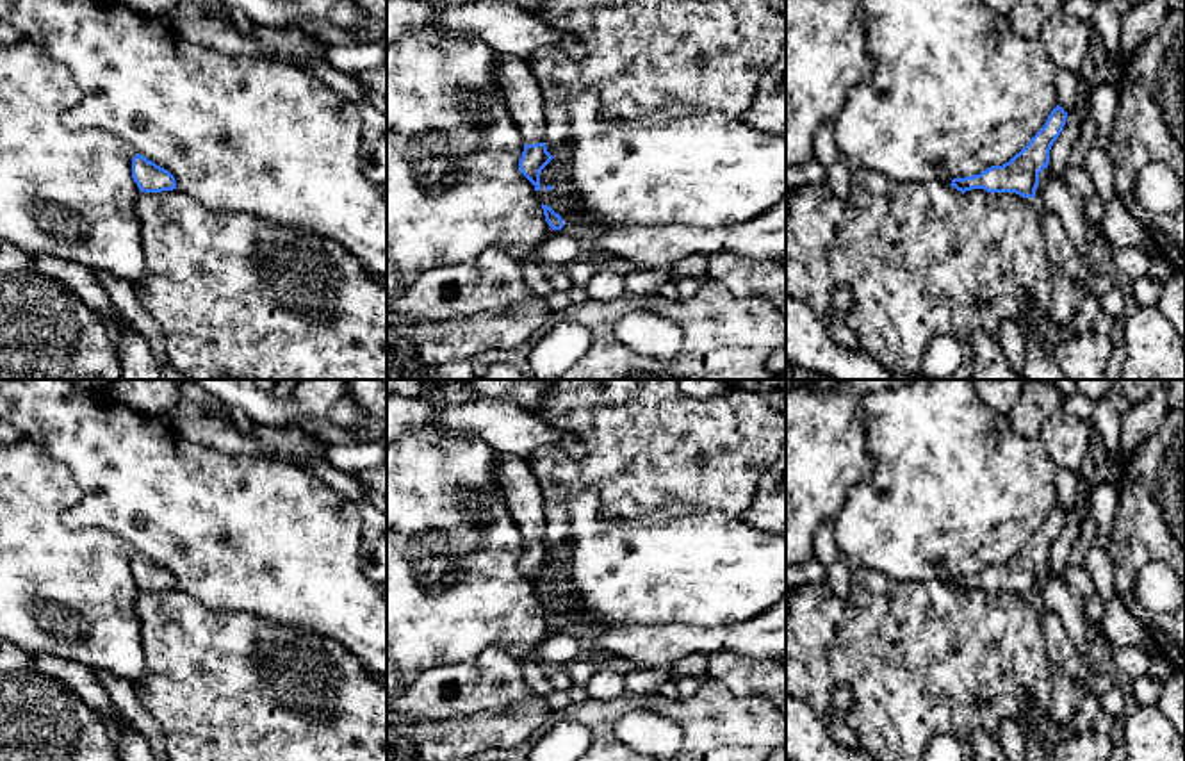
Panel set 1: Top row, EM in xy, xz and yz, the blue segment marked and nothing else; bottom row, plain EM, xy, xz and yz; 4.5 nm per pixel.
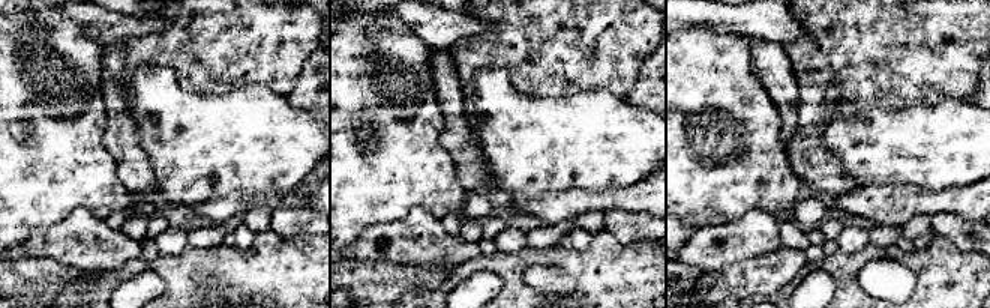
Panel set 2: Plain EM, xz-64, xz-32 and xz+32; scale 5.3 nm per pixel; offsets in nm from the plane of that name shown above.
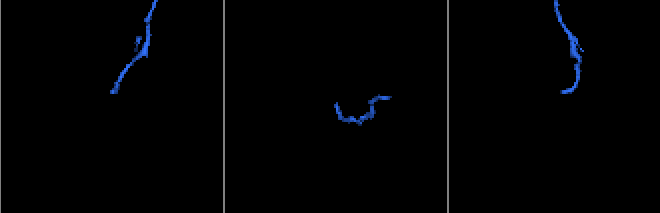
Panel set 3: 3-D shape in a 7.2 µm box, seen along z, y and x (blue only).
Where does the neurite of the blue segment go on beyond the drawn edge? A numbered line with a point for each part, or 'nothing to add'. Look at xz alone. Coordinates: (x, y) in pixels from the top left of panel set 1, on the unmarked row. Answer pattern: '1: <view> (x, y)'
1: xz (519, 485)

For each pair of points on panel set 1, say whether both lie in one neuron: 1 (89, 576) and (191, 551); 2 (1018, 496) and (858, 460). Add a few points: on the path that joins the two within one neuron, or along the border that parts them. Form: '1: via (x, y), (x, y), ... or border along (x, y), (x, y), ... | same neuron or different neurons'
1: border along (100, 528), (122, 537), (138, 551) | different neurons
2: border along (865, 423), (865, 444), (875, 469), (847, 494) | different neurons

